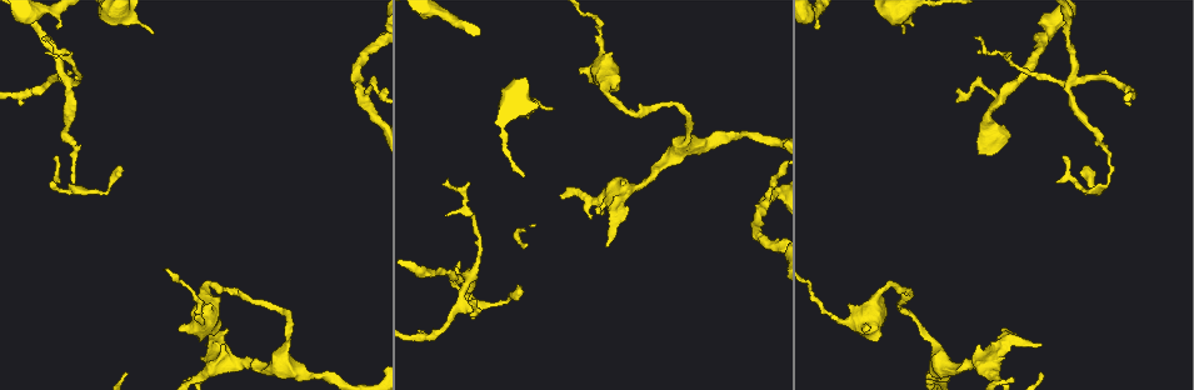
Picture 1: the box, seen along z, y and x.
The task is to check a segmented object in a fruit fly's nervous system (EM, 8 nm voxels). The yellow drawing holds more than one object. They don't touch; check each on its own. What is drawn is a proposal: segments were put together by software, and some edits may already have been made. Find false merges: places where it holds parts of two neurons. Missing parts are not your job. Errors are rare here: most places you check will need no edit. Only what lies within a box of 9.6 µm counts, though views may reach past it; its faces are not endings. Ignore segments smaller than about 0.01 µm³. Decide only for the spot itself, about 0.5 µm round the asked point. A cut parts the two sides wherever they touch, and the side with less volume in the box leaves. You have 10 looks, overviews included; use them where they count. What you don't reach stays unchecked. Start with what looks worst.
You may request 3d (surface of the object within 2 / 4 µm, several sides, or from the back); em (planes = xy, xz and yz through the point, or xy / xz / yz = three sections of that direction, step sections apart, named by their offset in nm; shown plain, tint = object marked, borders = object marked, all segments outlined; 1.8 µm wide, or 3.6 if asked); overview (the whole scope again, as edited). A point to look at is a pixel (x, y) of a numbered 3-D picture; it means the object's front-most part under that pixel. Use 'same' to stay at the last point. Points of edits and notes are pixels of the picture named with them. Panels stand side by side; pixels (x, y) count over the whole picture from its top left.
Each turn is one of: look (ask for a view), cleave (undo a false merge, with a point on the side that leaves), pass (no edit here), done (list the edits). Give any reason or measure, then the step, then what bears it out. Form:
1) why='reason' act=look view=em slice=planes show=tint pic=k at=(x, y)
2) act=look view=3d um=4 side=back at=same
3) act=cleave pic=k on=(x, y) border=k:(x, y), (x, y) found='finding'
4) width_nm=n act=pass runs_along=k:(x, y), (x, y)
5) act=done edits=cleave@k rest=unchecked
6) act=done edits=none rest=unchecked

why='four-way junction' act=look view=3d um=4 pic=1 at=(1068, 87)

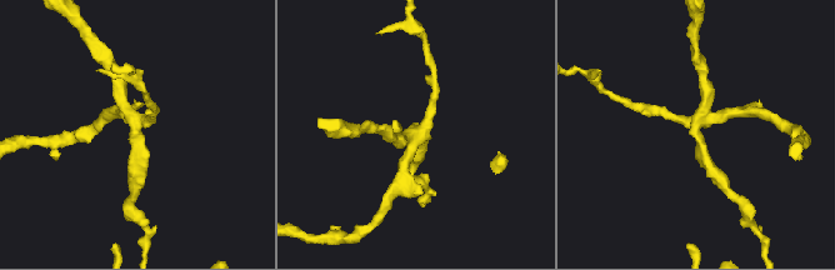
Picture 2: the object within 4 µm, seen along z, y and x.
arms=4 why='now the EM' act=look view=em slice=planes show=tint pic=2 at=(694, 123)

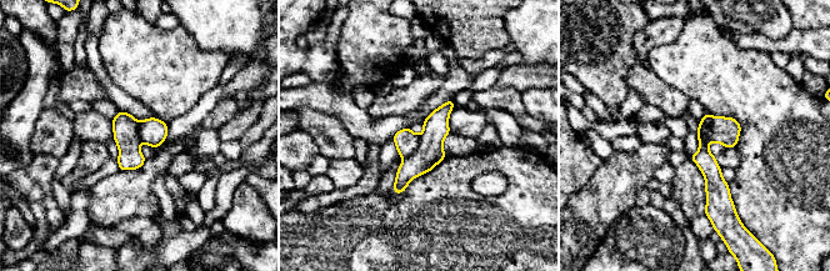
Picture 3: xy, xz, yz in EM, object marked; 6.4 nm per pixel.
act=cleave pic=3 on=(429, 152) border=3:(419, 135), (418, 147), (404, 159) found='two neurons meet here'

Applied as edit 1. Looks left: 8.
act=look view=overview

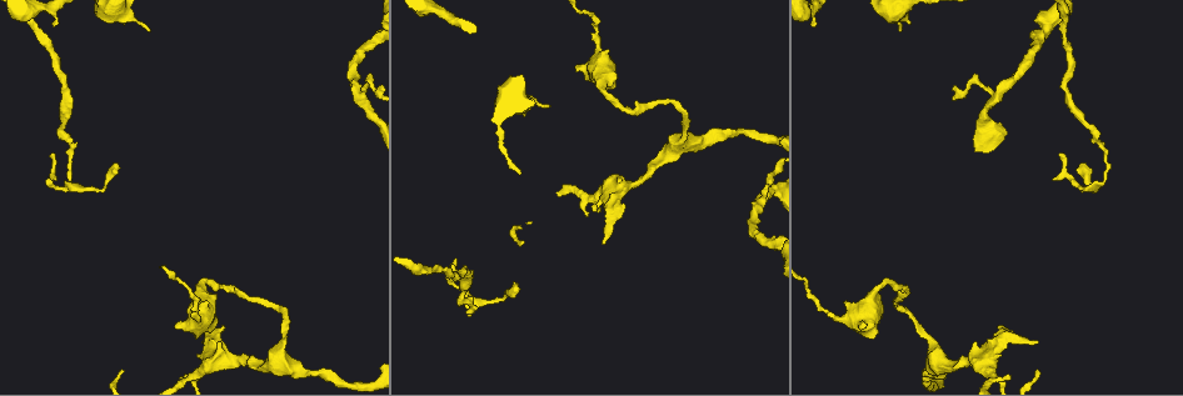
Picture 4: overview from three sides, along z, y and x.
act=look view=em slice=xy step=4 show=tint pic=4 at=(760, 201)

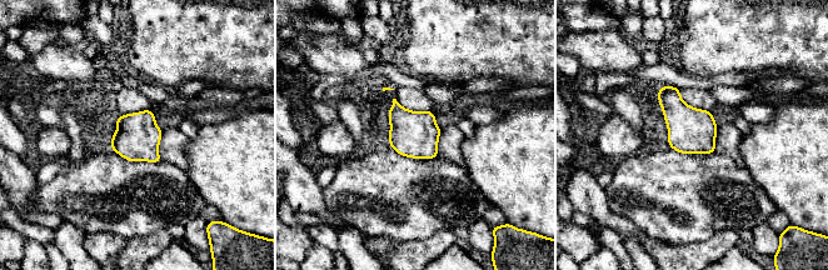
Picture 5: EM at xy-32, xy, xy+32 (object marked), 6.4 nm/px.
act=look view=em slice=yz step=8 show=borders at=same

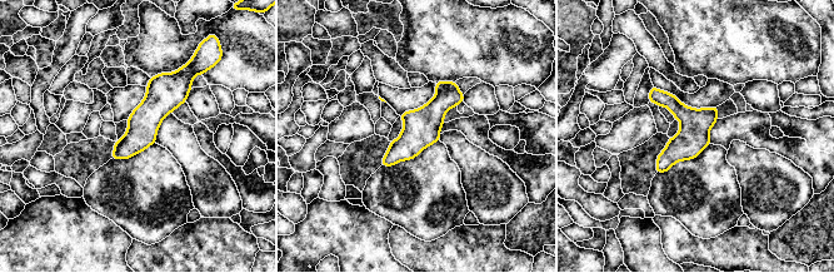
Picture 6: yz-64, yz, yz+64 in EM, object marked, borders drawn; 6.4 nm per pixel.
act=pass found='continuous, no second neuron'

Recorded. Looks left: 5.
act=look view=3d um=4 pic=4 at=(993, 374)

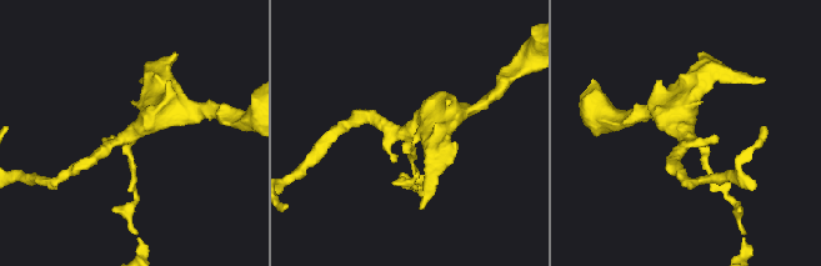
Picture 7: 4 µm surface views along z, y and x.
why='shape alone is not enough' act=look view=em slice=planes show=tint pic=7 at=(401, 131)

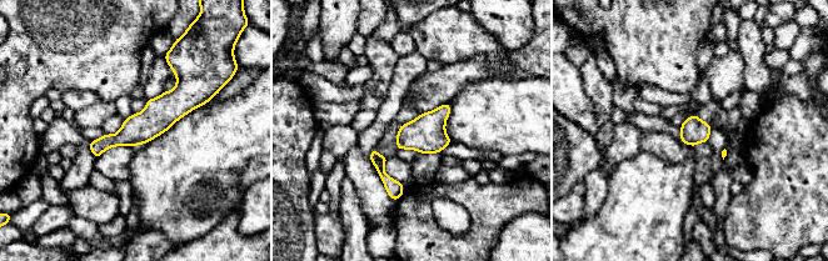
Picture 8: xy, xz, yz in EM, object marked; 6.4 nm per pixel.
width_nm=160 act=pass runs_along=8:(195, 93), (131, 134), (93, 147) found='continuous, no second neuron'

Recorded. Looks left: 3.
why='three arms meet' act=look view=3d um=4 pic=4 at=(480, 303)

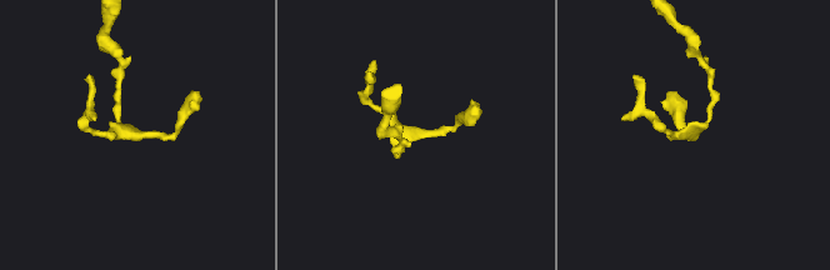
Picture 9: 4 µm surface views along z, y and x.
act=look view=em slice=planes show=tint pic=9 at=(133, 133)

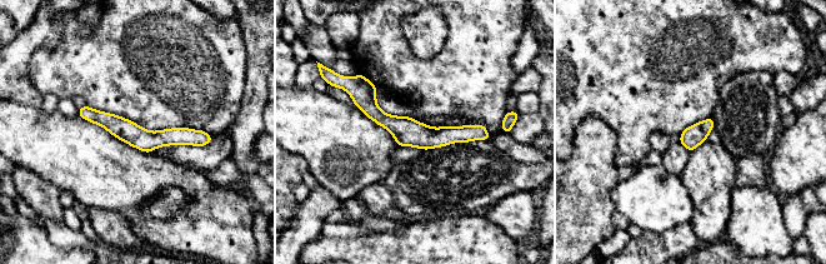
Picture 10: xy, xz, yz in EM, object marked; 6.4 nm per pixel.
width_nm=140 act=pass found='one neuron here'

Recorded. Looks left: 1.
act=done edits=cleave@3 rest=unchecked

